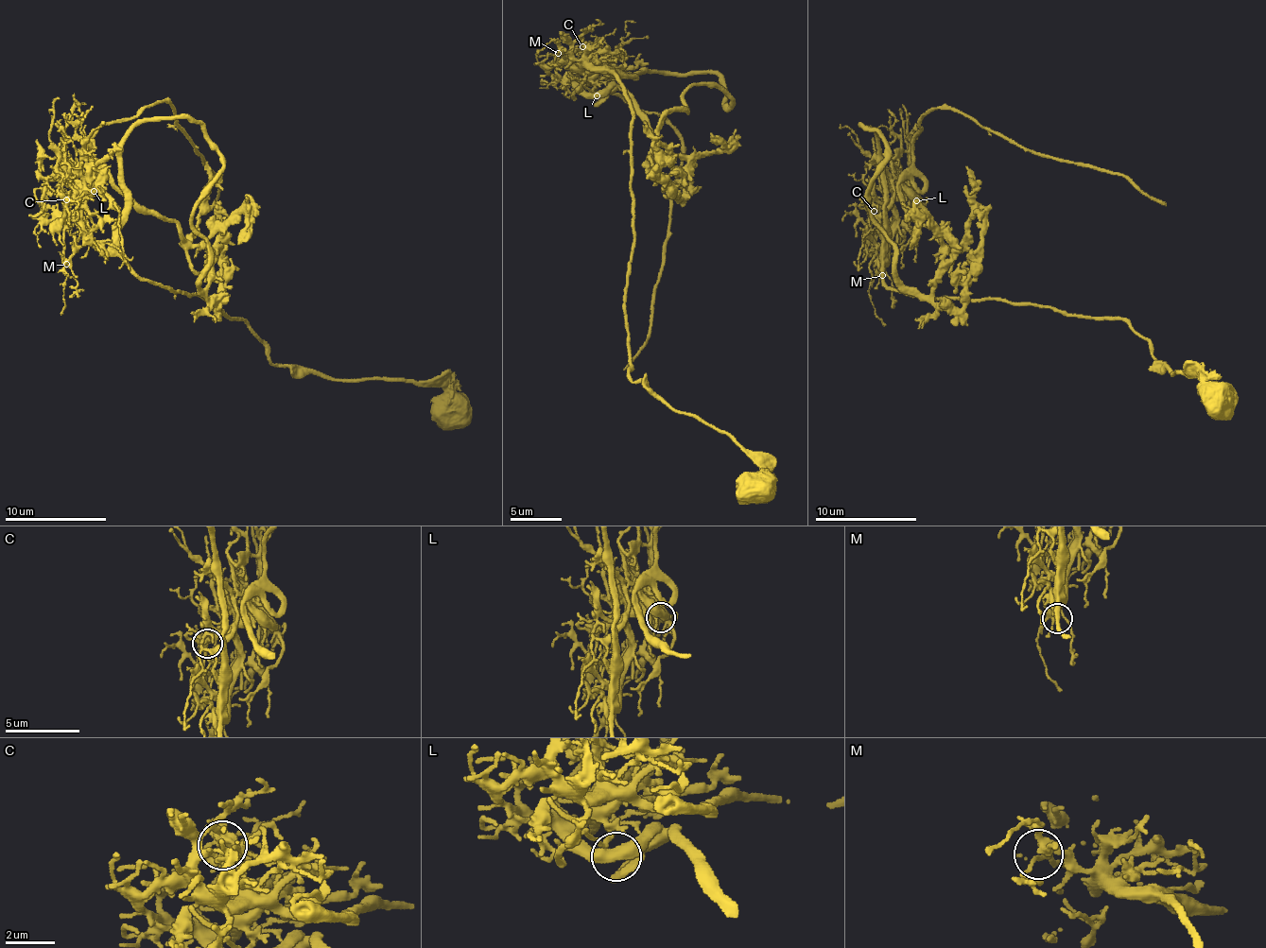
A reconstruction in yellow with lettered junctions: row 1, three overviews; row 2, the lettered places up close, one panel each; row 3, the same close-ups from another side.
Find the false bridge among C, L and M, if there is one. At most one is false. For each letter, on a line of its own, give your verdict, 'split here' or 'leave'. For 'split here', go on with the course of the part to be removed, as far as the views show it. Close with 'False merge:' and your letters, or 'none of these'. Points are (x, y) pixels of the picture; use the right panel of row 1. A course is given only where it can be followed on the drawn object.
C: split here; course (875, 212), (887, 186), (911, 193), (919, 123), (938, 107), (955, 107), (1027, 149), (1127, 174), (1167, 205)
L: leave
M: leave
False merge: C

